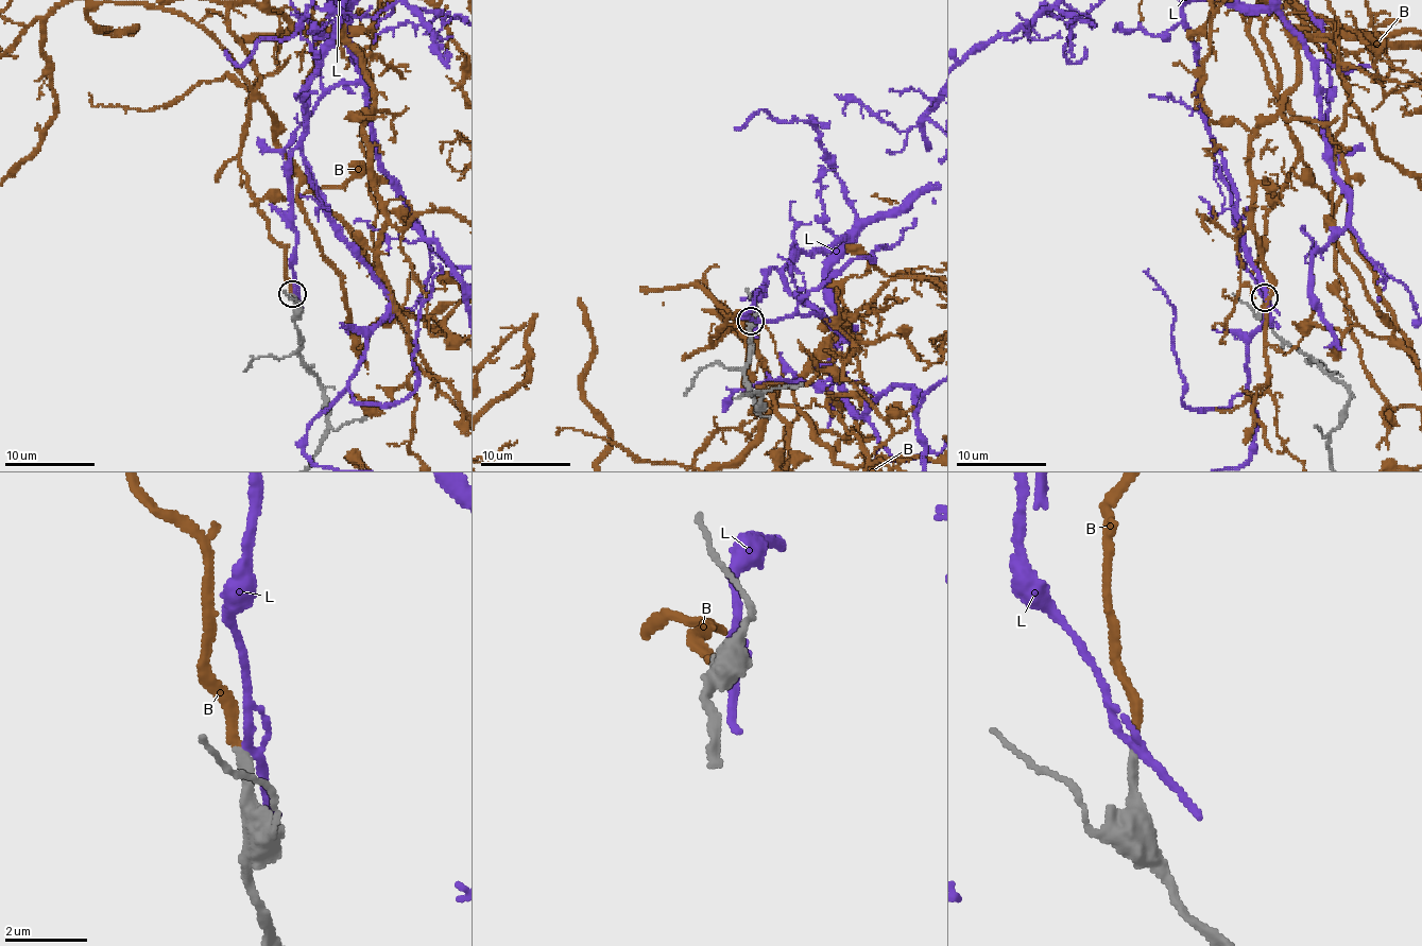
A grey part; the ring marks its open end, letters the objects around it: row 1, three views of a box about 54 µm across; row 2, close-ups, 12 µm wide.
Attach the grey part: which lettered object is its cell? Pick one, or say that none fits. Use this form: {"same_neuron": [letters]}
{"same_neuron": ["B"]}

